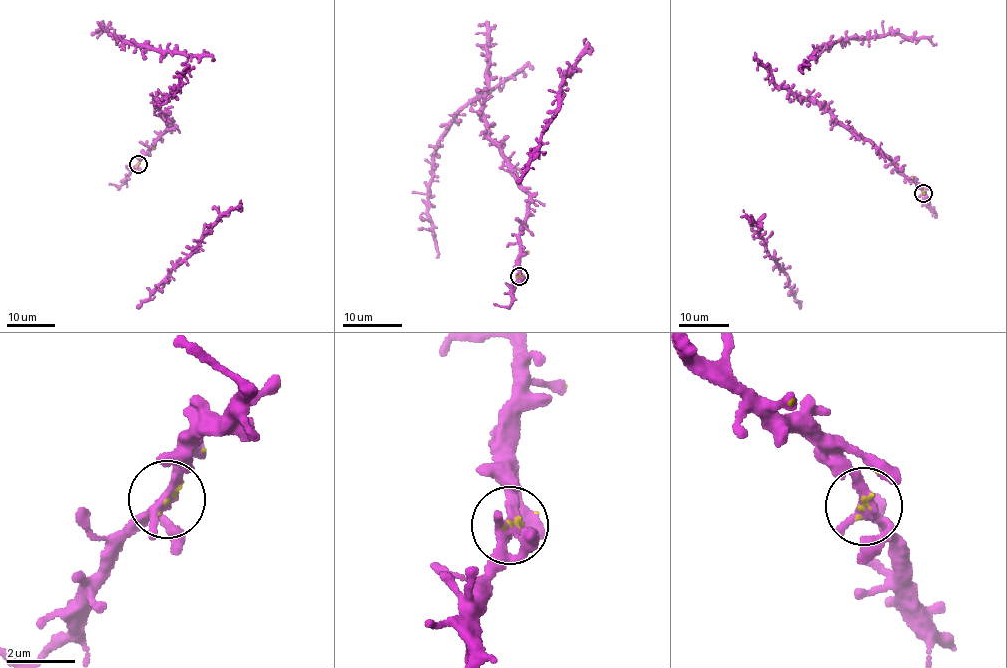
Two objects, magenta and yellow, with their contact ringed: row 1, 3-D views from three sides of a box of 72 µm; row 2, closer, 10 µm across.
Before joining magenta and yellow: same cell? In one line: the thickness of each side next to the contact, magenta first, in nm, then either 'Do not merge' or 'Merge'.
Thickness 280 nm (magenta) against 100 nm. Merge

